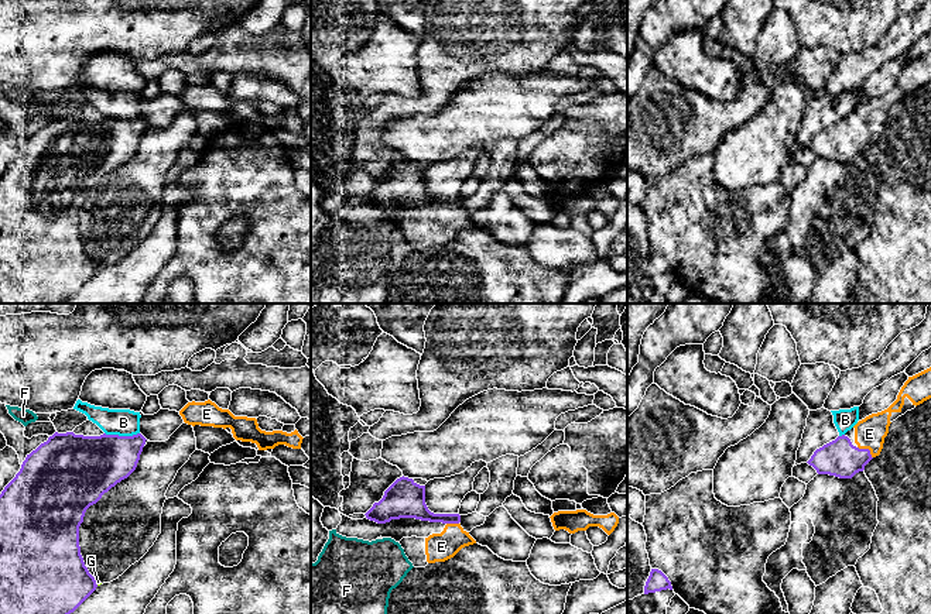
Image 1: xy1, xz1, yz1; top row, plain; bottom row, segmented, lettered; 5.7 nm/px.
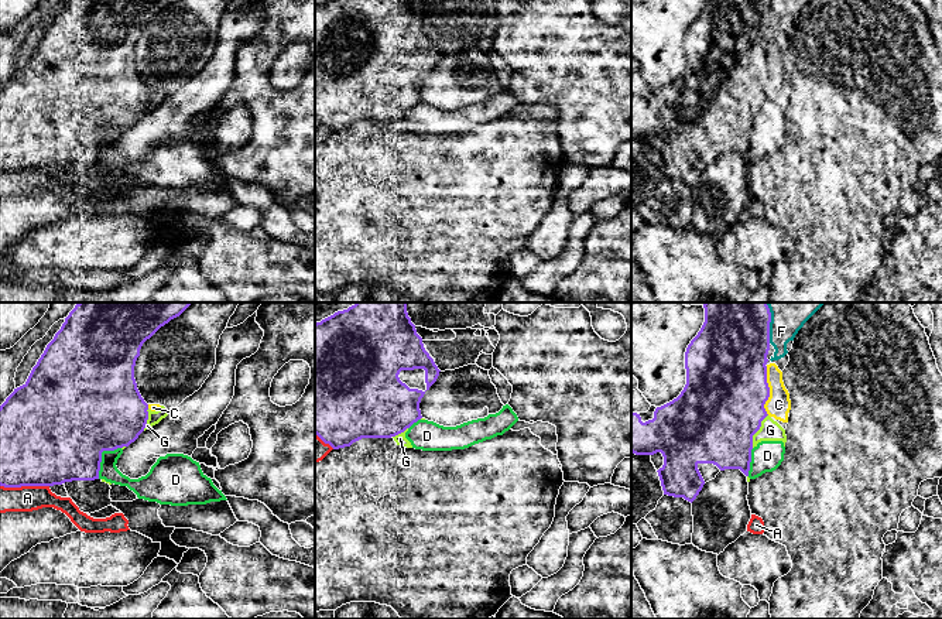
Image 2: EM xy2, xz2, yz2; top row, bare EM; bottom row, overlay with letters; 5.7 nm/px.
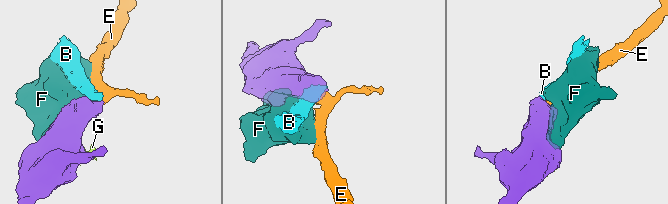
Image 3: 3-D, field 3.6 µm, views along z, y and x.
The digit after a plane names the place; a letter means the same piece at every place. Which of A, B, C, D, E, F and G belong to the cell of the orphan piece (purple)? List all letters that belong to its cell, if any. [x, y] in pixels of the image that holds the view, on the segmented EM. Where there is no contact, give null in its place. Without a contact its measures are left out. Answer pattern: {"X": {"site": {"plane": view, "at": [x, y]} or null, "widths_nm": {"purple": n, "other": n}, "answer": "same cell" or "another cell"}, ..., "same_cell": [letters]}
{"A": {"site": {"plane": "xy2", "at": [24, 485]}, "widths_nm": {"purple": 460, "other": 140}, "answer": "another cell"}, "B": {"site": {"plane": "xy1", "at": [122, 436]}, "widths_nm": {"purple": 360, "other": 160}, "answer": "another cell"}, "C": {"site": {"plane": "yz2", "at": [768, 390]}, "widths_nm": {"purple": 460, "other": 140}, "answer": "another cell"}, "D": {"site": {"plane": "xy2", "at": [100, 457]}, "widths_nm": {"purple": 500, "other": 100}, "answer": "another cell"}, "E": {"site": {"plane": "yz1", "at": [868, 449]}, "widths_nm": {"purple": 220, "other": 180}, "answer": "same cell"}, "F": {"site": {"plane": "yz2", "at": [770, 321]}, "widths_nm": {"purple": 400, "other": 260}, "answer": "another cell"}, "G": {"site": {"plane": "yz2", "at": [757, 430]}, "widths_nm": {"purple": 480, "other": 120}, "answer": "another cell"}, "same_cell": ["E"]}

